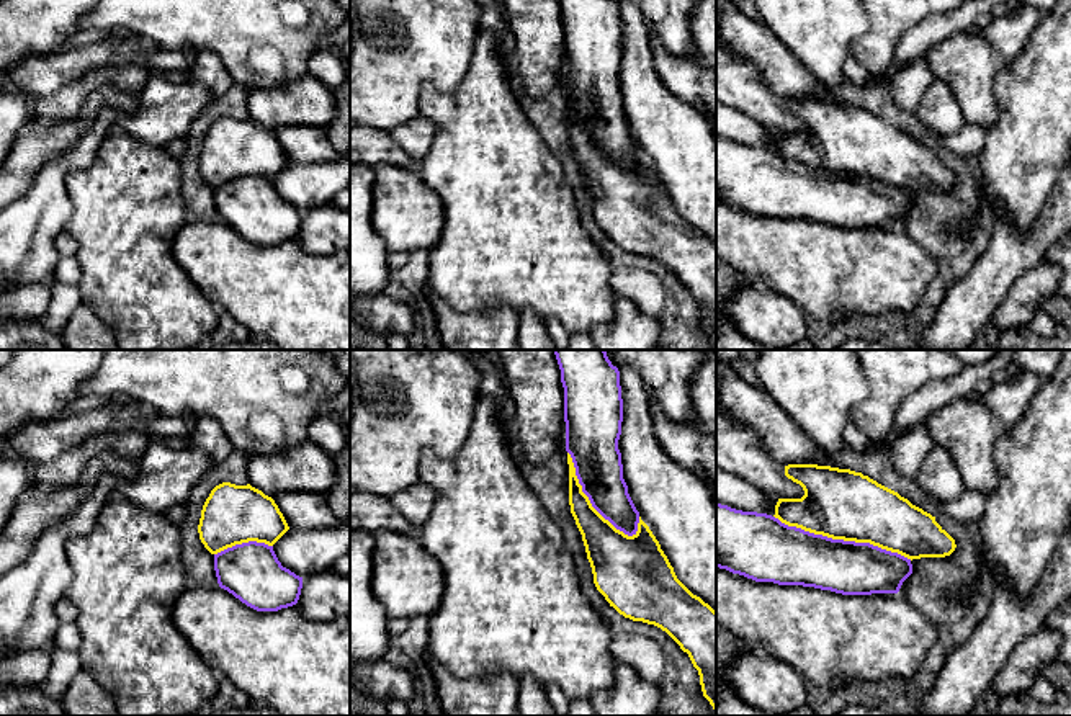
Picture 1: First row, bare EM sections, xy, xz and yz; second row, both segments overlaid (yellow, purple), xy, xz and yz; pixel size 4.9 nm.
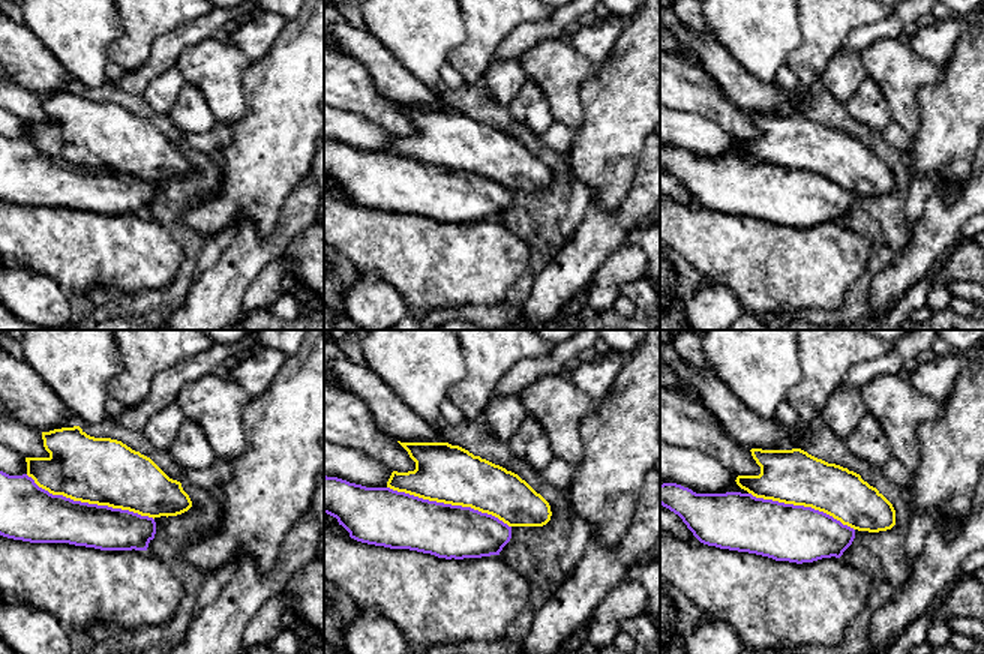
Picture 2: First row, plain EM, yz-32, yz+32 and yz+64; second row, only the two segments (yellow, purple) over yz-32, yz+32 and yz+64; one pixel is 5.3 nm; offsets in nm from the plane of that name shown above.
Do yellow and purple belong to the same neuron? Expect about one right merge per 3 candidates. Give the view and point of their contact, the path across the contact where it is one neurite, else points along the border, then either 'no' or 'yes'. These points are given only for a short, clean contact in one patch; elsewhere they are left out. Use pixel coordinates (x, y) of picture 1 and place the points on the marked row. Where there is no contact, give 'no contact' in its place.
contact yz (842, 538); no

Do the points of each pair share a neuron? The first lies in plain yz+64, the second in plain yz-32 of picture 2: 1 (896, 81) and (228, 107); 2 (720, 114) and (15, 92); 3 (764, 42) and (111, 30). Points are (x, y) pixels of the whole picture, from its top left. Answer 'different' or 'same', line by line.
1: same
2: same
3: same

